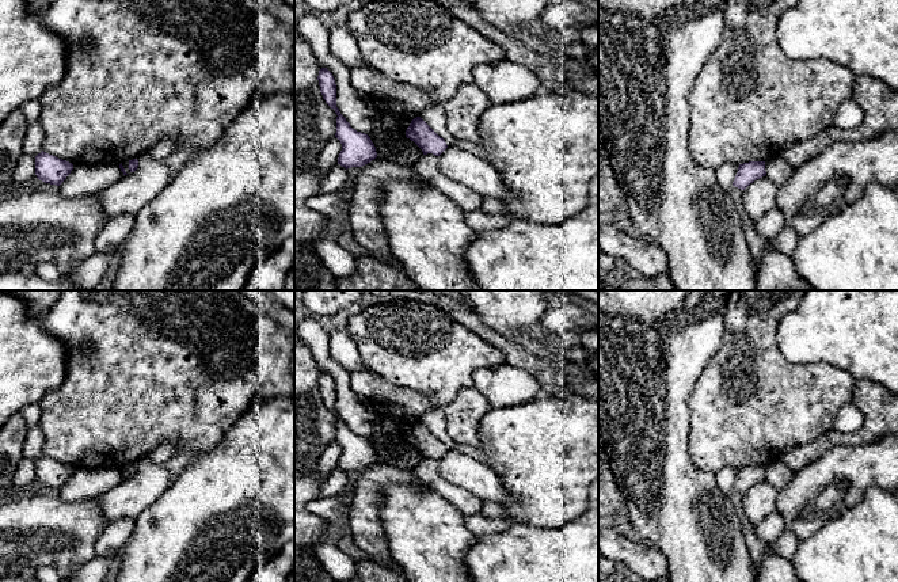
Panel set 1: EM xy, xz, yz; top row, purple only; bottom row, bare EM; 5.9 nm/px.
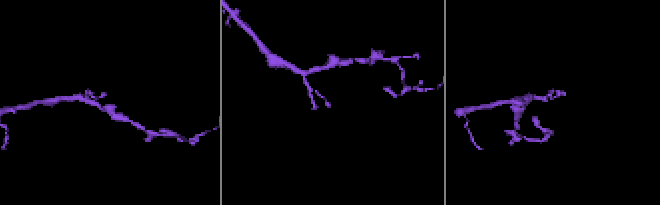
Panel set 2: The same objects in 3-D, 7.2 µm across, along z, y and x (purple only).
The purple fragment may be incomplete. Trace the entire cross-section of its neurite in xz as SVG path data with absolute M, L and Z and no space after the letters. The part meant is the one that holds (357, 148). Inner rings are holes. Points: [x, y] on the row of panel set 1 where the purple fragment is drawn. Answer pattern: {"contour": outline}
{"contour": "M321 68L317 80L323 99L338 115L335 137L342 144L338 164L347 170L351 167L362 167L374 160L377 152L370 137L353 129L336 107L336 84L332 73L327 68Z"}

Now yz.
{"contour": "M765 161L739 164L733 186L745 190L750 183L766 175Z"}

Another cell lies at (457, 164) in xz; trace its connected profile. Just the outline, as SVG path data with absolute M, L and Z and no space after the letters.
M448 147L440 155L440 171L445 178L467 186L480 197L492 197L499 201L511 197L501 174L487 160L458 147Z

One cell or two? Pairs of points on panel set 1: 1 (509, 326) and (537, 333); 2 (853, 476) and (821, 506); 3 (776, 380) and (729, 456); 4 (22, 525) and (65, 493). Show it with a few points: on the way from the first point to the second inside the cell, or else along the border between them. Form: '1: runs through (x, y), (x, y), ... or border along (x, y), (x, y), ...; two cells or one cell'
1: border along (521, 328), (548, 346); two cells
2: runs through (843, 476), (822, 495); one cell
3: runs through (763, 399), (729, 433), (729, 437); one cell
4: border along (57, 495), (67, 501), (91, 498); two cells

